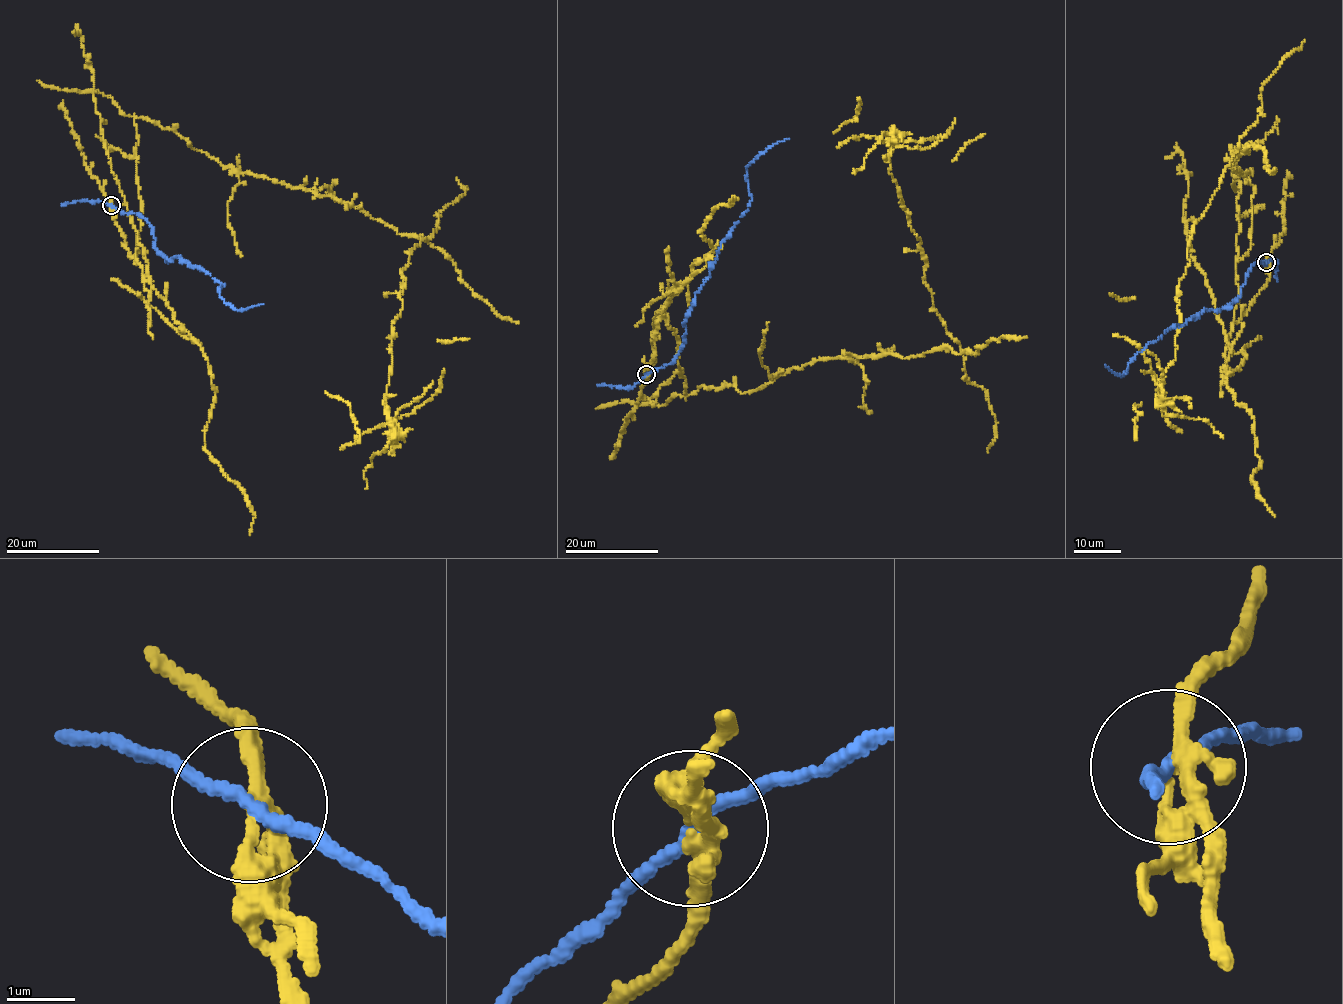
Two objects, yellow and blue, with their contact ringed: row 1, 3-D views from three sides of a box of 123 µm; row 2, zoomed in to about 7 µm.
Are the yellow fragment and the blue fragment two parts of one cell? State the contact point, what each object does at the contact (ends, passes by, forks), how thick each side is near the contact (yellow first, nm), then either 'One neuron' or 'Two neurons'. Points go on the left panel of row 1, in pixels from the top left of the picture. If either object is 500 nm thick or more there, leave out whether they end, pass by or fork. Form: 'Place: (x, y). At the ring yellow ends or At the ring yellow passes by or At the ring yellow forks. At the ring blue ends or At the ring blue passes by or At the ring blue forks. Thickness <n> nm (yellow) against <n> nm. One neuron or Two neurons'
Place: (111, 205). At the ring yellow passes by. At the ring blue passes by. Thickness 240 nm (yellow) against 160 nm. Two neurons

